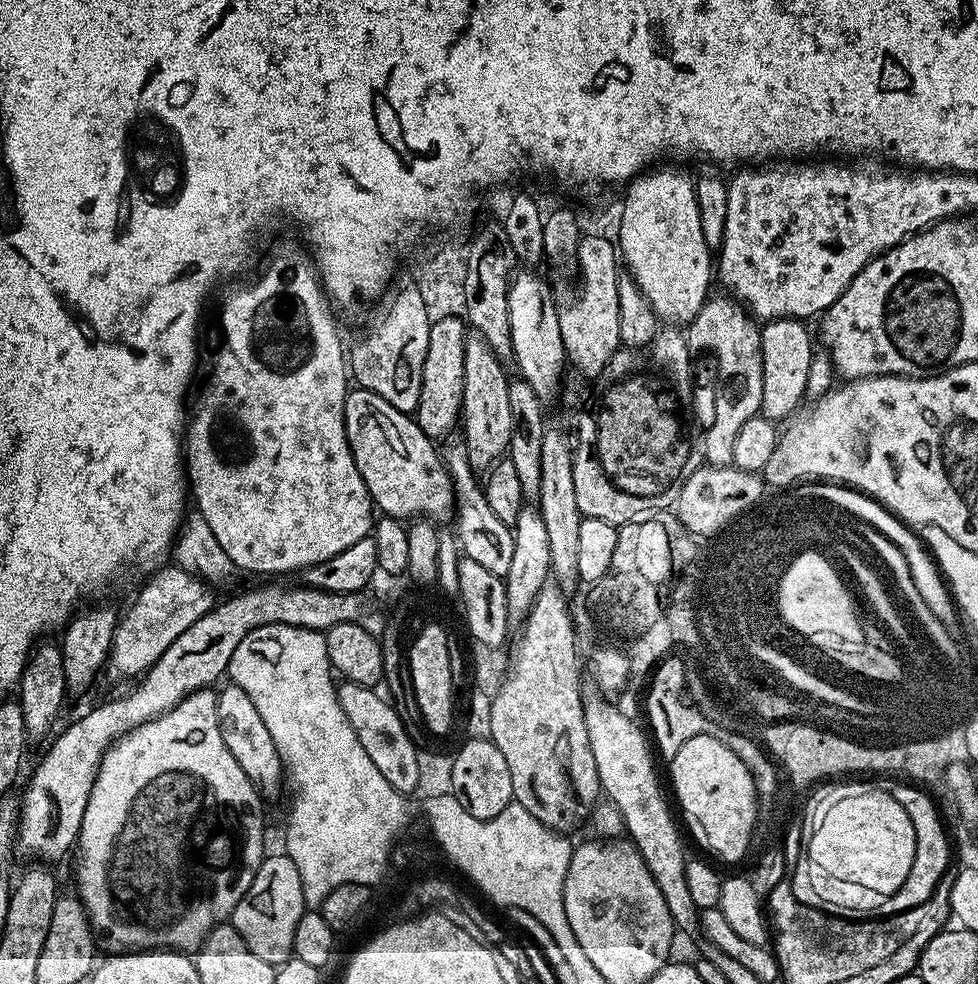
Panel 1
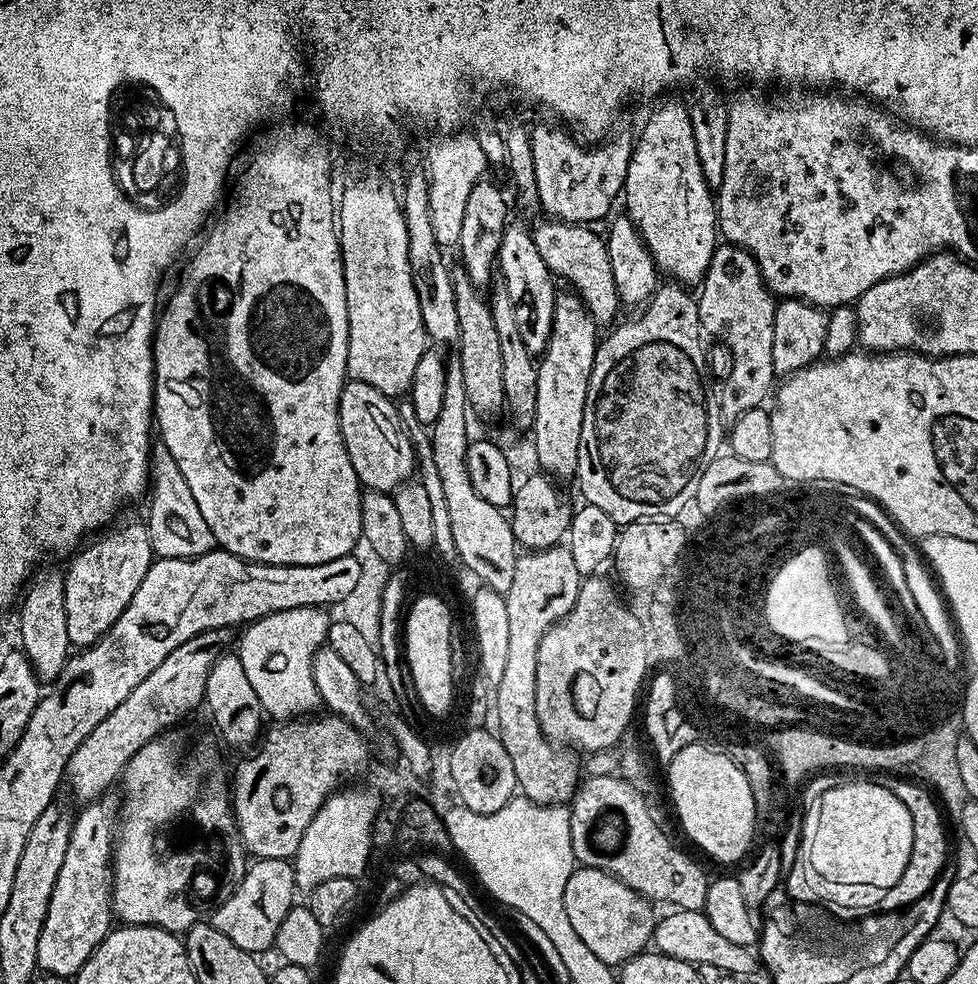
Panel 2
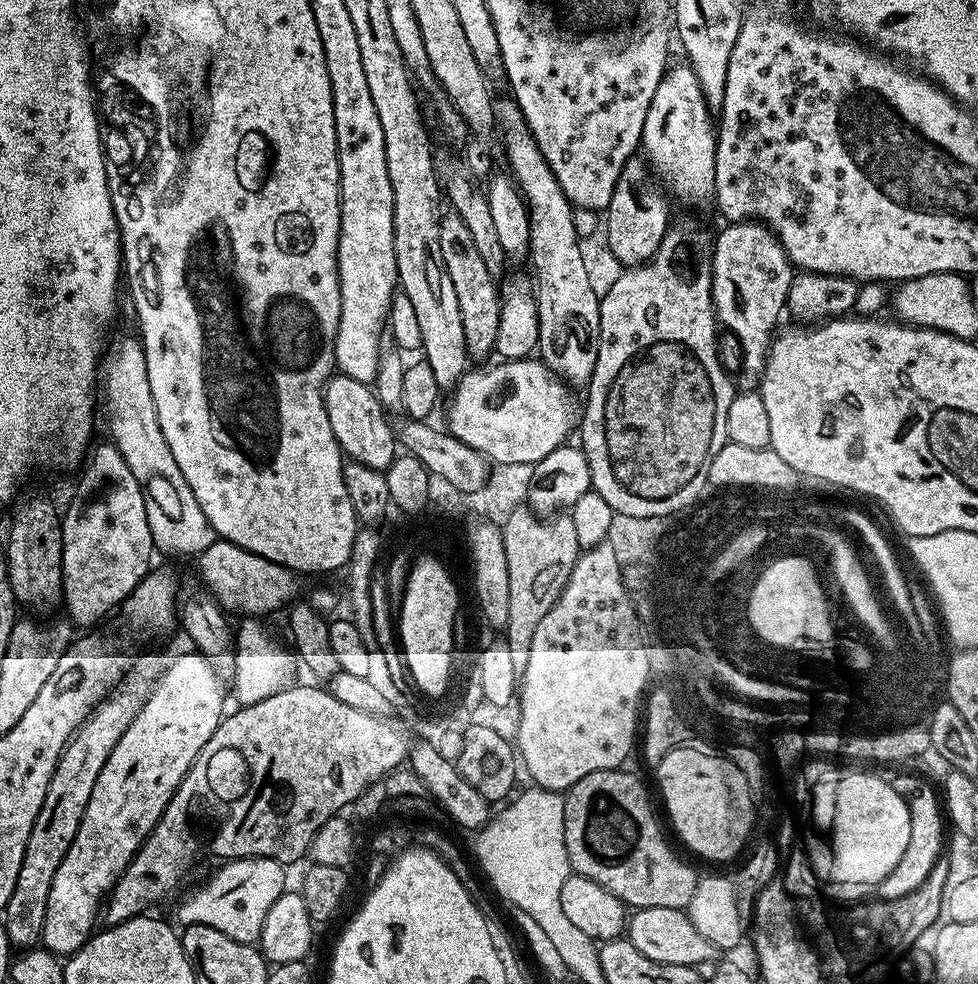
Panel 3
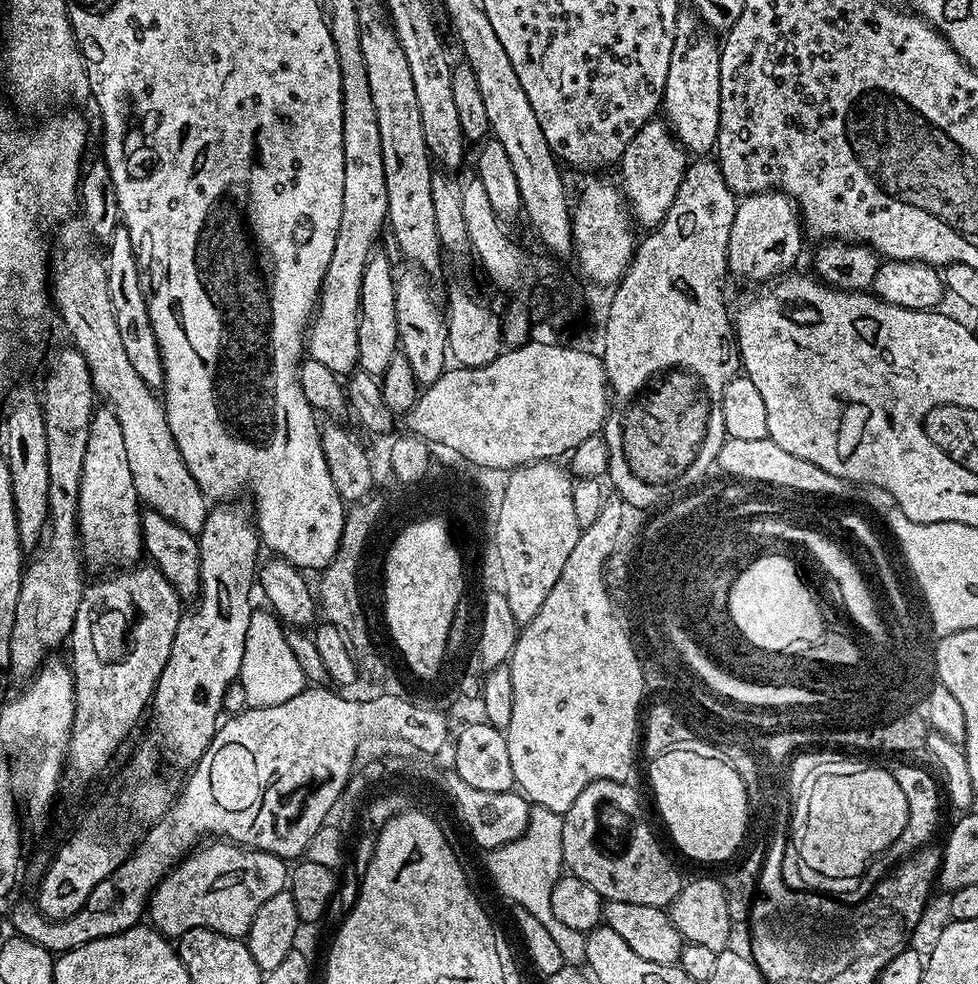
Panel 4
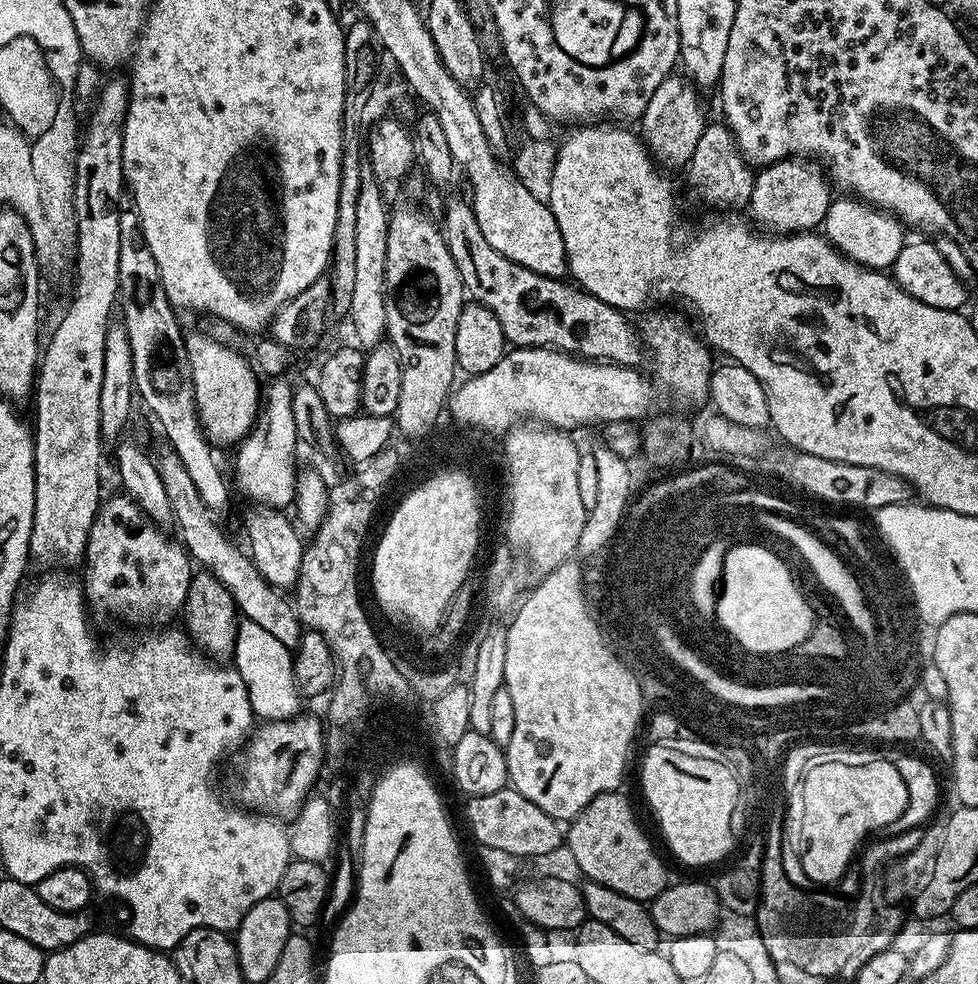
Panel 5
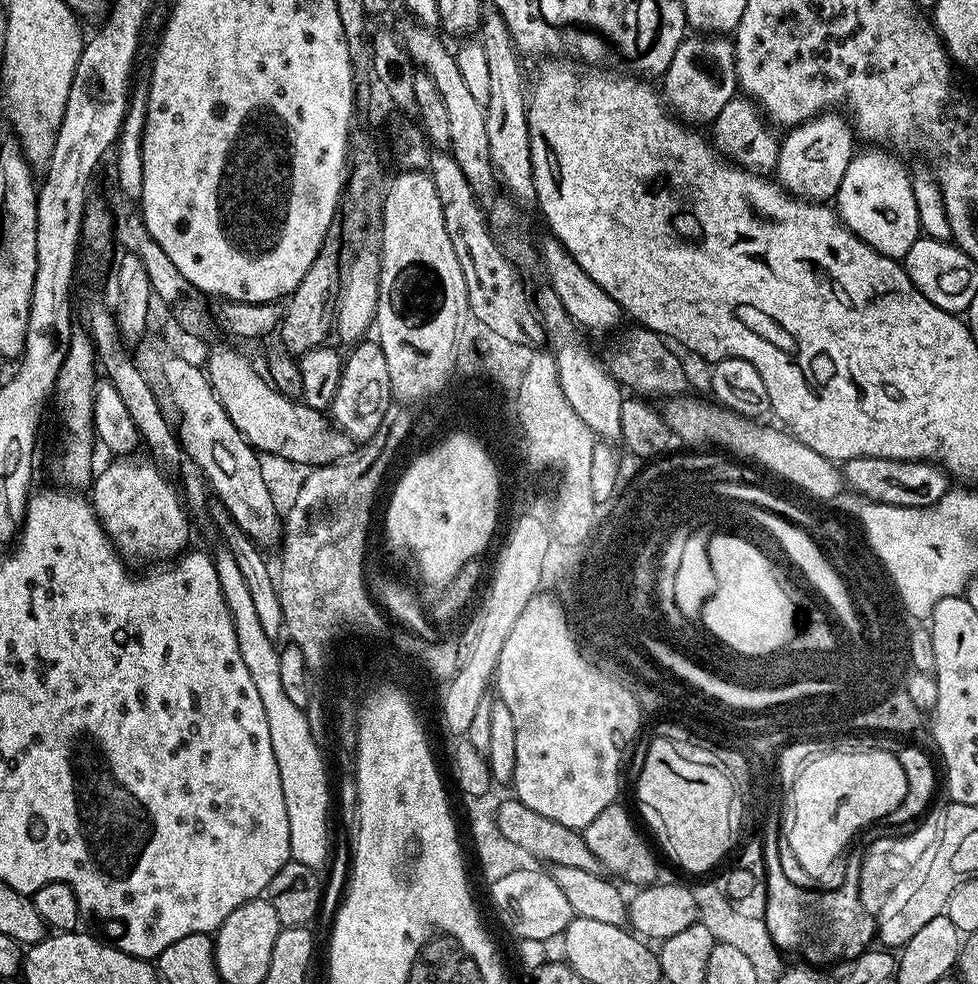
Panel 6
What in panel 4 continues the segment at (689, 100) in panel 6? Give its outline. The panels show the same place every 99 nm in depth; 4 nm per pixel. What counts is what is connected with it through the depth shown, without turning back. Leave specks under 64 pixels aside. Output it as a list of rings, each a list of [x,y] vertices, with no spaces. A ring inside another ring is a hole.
[[[663,119],[647,120],[642,130],[638,130],[634,138],[630,138],[630,146],[626,146],[618,161],[618,169],[620,168],[618,184],[622,189],[631,219],[639,227],[641,224],[644,230],[651,230],[662,222],[662,218],[666,218],[674,202],[674,194],[678,194],[678,186],[682,186],[682,178],[689,163],[689,153],[672,135],[671,128]]]

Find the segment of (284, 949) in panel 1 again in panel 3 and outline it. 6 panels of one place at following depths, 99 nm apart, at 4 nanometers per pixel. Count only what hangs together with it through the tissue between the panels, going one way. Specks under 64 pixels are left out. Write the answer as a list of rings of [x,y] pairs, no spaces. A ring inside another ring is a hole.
[[[261,856],[229,860],[221,865],[201,888],[194,889],[177,906],[175,923],[180,926],[214,926],[214,930],[222,930],[222,934],[234,938],[234,942],[255,945],[262,934],[262,922],[266,922],[266,914],[270,914],[270,906],[274,906],[286,890],[285,865]]]

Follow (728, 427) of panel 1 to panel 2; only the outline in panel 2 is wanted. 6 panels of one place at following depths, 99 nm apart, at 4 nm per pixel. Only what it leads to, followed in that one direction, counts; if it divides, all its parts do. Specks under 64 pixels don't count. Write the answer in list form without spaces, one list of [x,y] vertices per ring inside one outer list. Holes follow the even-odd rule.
[[[727,242],[721,243],[717,247],[716,253],[712,255],[712,261],[708,267],[708,272],[704,275],[702,283],[698,288],[698,303],[700,305],[700,326],[705,333],[708,332],[712,336],[717,336],[722,343],[728,347],[728,352],[732,355],[732,369],[728,372],[728,377],[724,380],[724,385],[719,385],[718,395],[720,397],[720,414],[724,417],[725,421],[731,422],[742,415],[746,410],[754,410],[755,408],[761,407],[765,403],[764,399],[769,399],[770,393],[773,391],[774,383],[777,379],[776,371],[774,370],[774,314],[776,313],[777,301],[774,299],[774,294],[769,290],[768,285],[764,283],[762,274],[760,273],[760,267],[756,265],[756,259],[746,251],[745,248],[738,248],[734,244]]]

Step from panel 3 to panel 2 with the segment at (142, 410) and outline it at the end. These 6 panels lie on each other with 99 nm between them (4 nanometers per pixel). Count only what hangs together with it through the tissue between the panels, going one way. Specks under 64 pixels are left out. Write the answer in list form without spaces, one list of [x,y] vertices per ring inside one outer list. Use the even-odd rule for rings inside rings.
[[[156,446],[151,449],[150,480],[150,496],[152,492],[152,501],[148,504],[146,525],[153,553],[157,557],[164,557],[166,559],[190,560],[193,556],[201,556],[213,551],[217,547],[214,534],[210,530],[210,526],[206,526],[206,518],[202,518],[202,510],[198,510],[198,502],[194,502],[194,494],[190,494],[190,486],[186,486],[186,482],[182,478],[182,470],[178,470],[178,462],[174,462],[174,458],[170,458],[170,454],[163,446]]]

